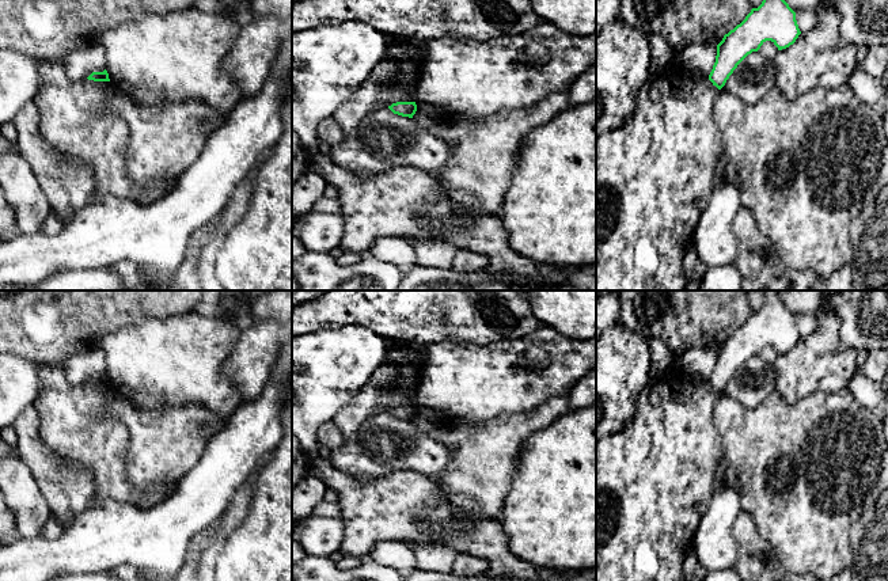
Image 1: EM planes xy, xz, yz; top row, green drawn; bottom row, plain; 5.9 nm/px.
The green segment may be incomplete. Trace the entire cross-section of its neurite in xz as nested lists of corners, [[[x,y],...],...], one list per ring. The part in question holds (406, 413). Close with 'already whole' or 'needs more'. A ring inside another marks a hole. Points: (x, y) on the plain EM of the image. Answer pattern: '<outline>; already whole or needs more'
[[[396,406],[388,410],[388,413],[398,419],[413,422],[417,415],[415,406]]]; already whole

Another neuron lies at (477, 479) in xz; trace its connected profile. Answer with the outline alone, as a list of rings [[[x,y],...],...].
[[[561,395],[525,413],[502,413],[483,424],[445,425],[433,414],[420,410],[417,410],[413,424],[433,438],[448,445],[452,451],[447,470],[433,479],[449,505],[464,516],[500,519],[523,443],[531,434],[547,428],[570,411],[568,395]]]

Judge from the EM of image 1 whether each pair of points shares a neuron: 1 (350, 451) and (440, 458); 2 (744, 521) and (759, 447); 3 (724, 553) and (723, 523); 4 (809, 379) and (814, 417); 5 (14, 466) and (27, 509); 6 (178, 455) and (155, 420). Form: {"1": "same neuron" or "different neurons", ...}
{"1": "same neuron", "2": "different neurons", "3": "same neuron", "4": "different neurons", "5": "same neuron", "6": "same neuron"}

